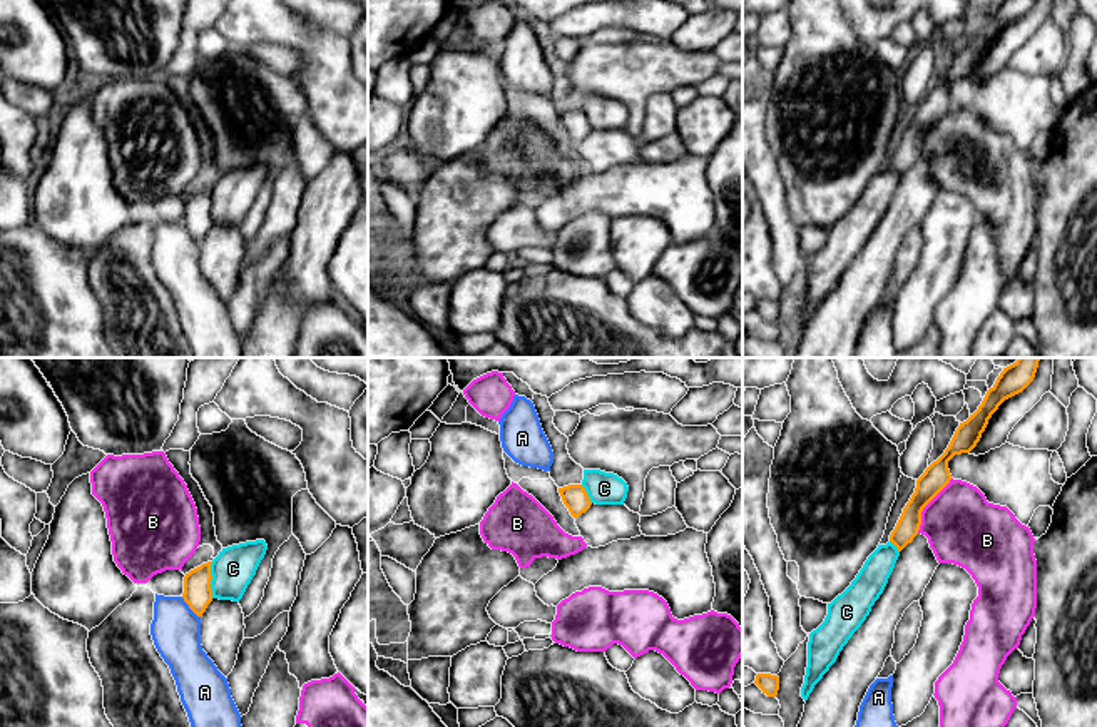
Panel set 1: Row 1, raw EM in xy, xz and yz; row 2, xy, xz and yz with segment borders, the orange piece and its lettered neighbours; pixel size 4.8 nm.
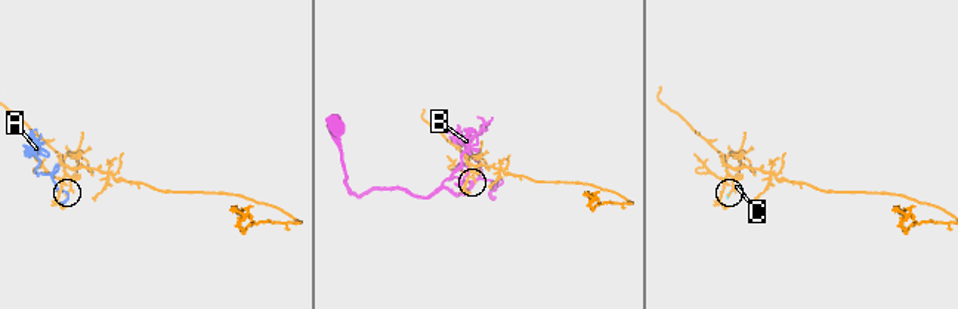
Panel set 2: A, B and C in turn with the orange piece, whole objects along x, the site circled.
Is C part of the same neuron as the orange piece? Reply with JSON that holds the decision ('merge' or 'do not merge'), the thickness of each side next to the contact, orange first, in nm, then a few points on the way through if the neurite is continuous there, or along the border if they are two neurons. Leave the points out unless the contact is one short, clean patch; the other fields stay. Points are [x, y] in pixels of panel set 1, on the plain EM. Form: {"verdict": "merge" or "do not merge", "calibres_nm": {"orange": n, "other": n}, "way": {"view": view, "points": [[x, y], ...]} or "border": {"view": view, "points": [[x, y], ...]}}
{"verdict": "do not merge", "calibres_nm": {"orange": 140, "other": 200}}

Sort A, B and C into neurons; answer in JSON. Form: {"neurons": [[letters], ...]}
{"neurons": [["A", "B", "C"]]}

